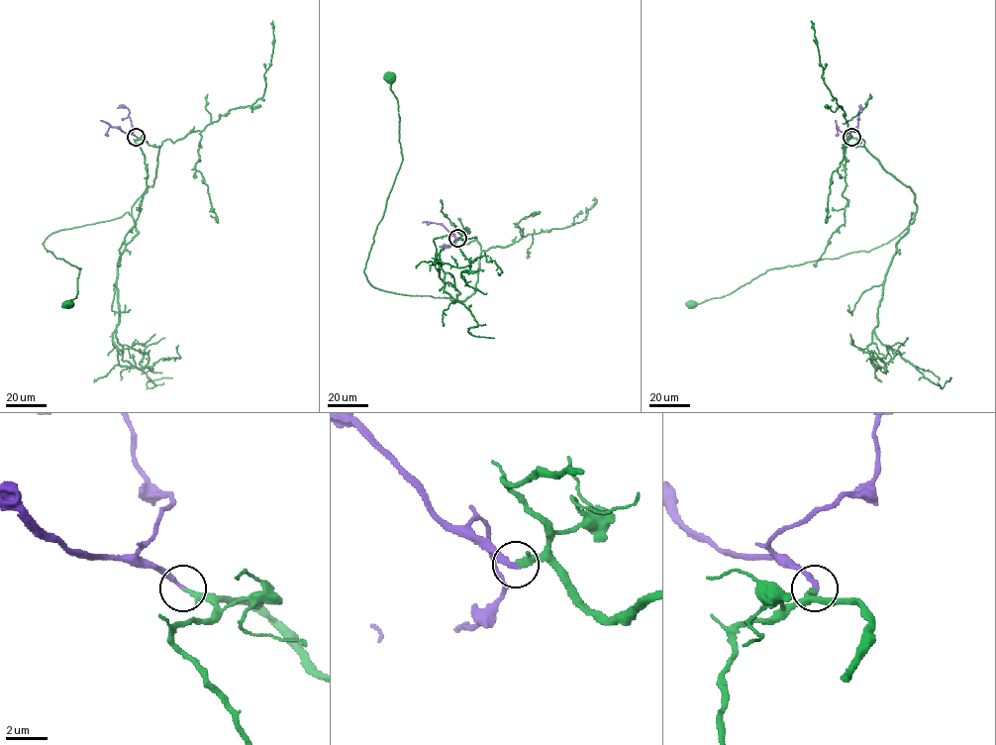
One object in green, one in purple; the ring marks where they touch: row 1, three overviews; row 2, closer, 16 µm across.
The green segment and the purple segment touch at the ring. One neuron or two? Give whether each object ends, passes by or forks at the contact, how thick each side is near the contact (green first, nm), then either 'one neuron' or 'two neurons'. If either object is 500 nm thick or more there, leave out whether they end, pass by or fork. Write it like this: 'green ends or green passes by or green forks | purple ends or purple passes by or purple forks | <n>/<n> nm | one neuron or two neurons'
green passes by | purple ends | 200/240 nm | one neuron

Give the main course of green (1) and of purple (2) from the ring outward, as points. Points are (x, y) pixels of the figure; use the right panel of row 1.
1: (851, 136), (914, 193), (908, 227), (866, 252), (768, 269), (690, 304)
2: (851, 136), (847, 132), (857, 125), (859, 107)

